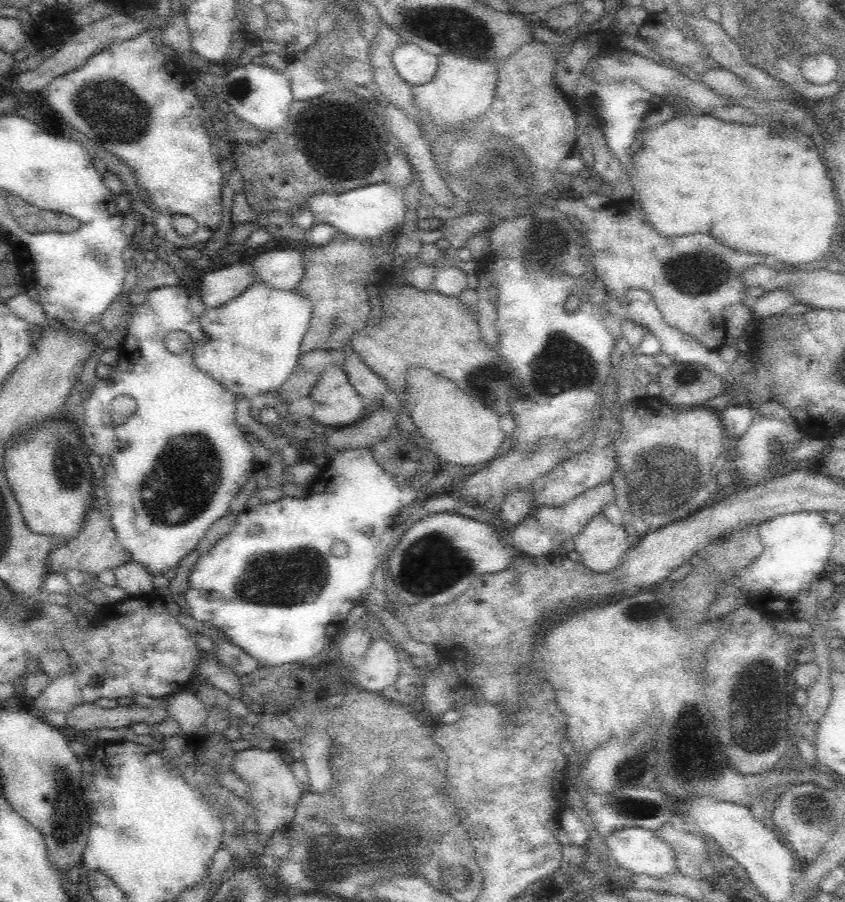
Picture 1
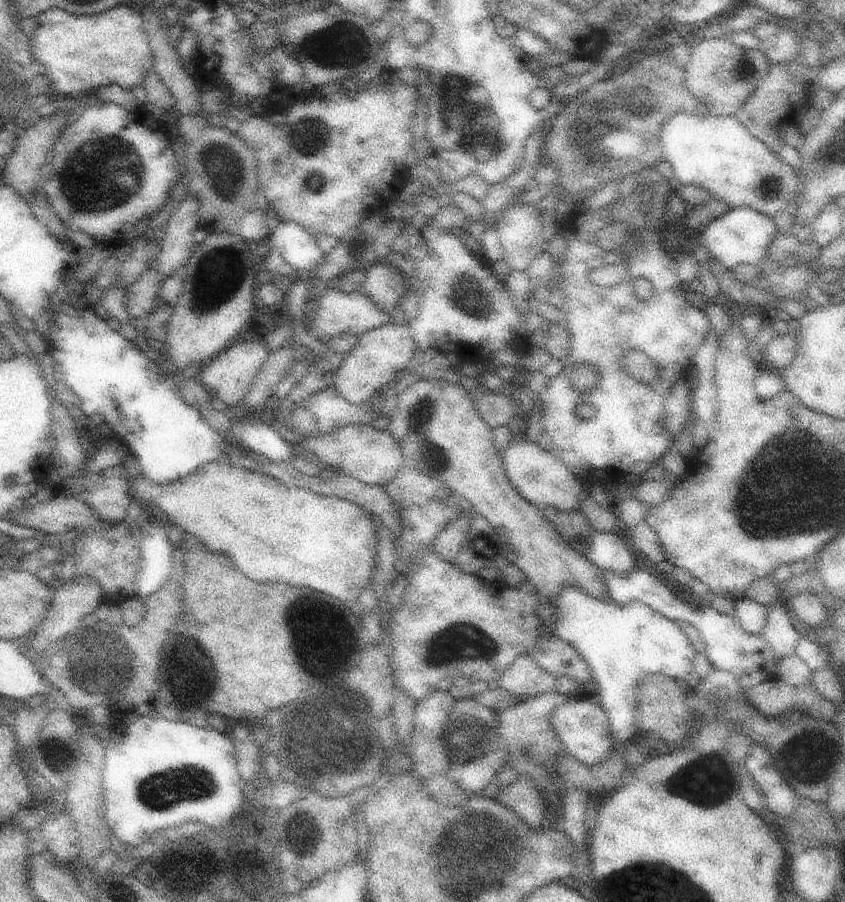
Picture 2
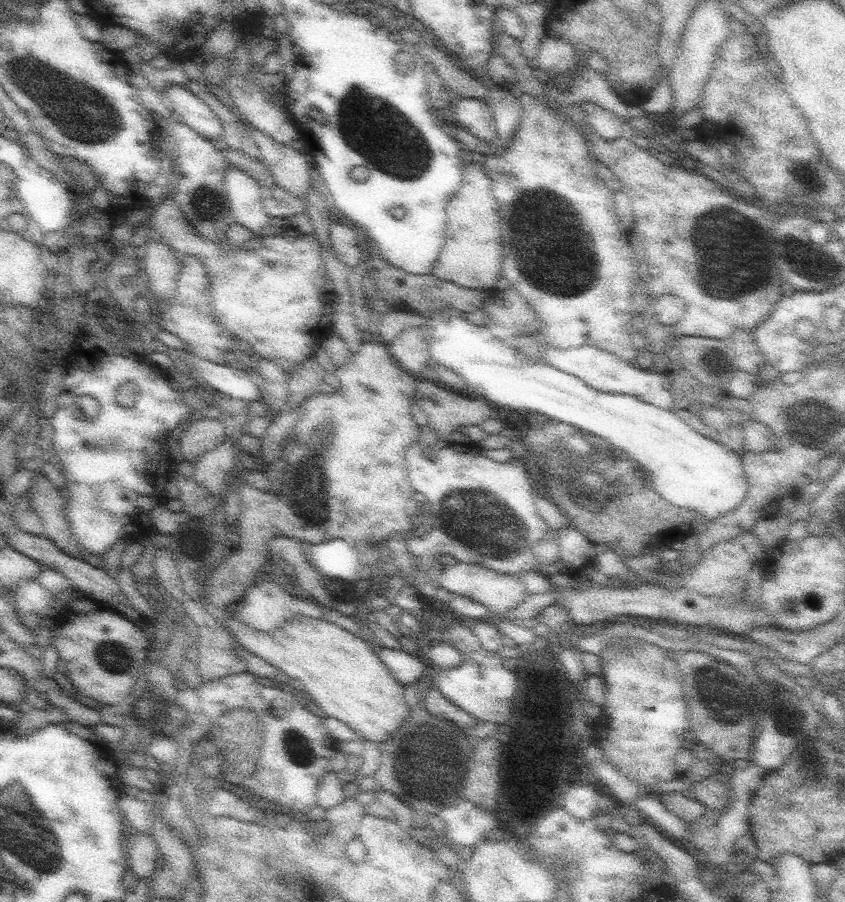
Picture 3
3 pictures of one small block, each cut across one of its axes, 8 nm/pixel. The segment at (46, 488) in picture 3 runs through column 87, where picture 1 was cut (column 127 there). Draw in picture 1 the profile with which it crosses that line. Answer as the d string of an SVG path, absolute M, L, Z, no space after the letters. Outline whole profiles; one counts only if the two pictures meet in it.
M90 508L86 512L86 518L84 518L84 524L82 524L82 530L76 538L64 542L64 544L56 544L50 552L50 558L48 558L48 570L52 574L64 574L64 570L82 570L82 572L88 572L92 576L100 576L100 572L104 570L116 570L118 566L124 566L126 562L134 562L132 556L120 546L118 542L118 536L114 532L114 526L112 526L112 516L110 512L104 514L98 508Z

